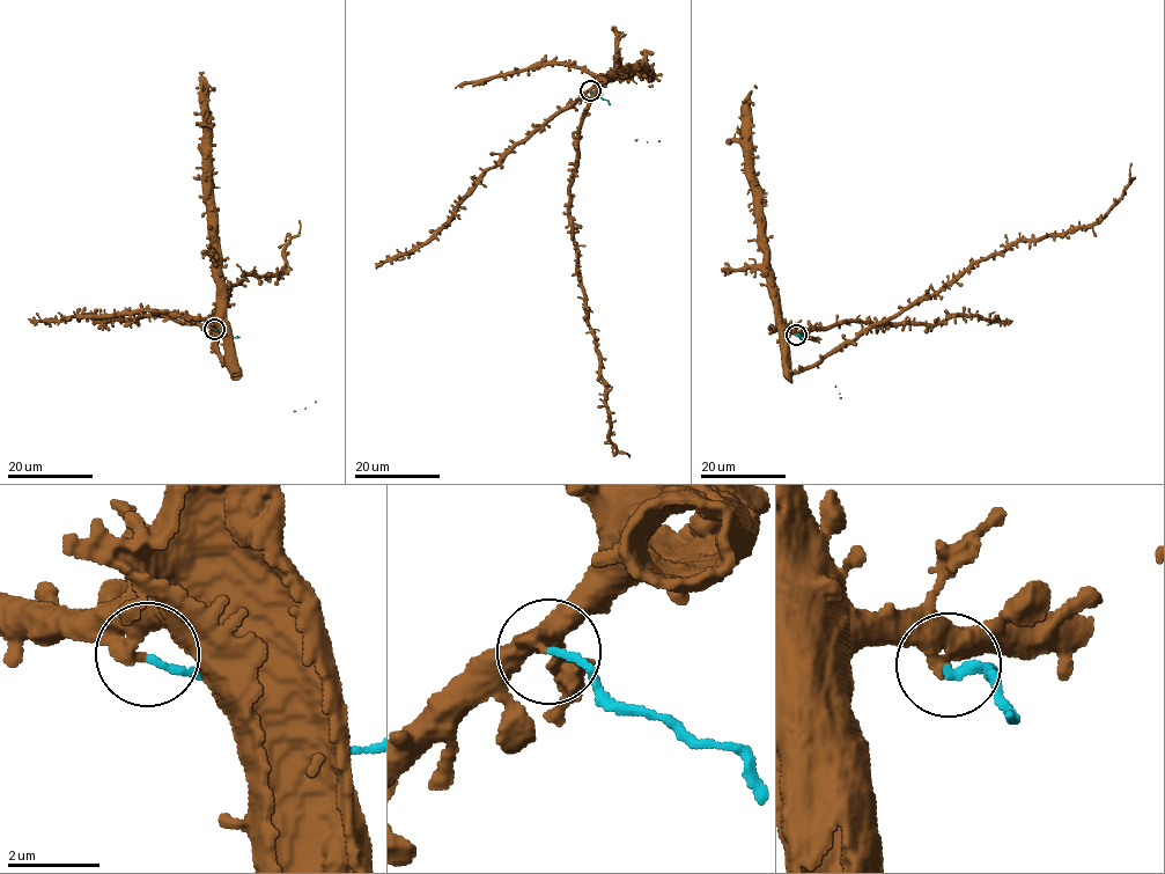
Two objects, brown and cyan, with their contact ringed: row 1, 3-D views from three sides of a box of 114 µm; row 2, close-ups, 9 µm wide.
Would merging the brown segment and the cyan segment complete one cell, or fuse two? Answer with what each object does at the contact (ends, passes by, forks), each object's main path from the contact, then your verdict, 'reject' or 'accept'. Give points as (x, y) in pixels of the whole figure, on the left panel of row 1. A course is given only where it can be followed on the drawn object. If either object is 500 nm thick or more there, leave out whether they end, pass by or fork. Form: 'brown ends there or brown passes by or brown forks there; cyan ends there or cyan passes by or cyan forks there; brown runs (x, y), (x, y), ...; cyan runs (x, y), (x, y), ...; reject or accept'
brown ends there; cyan ends there; brown runs (214, 329), (233, 369), (216, 351), (215, 313), (245, 274), (280, 276), (299, 220); cyan runs (214, 329), (240, 337); reject

